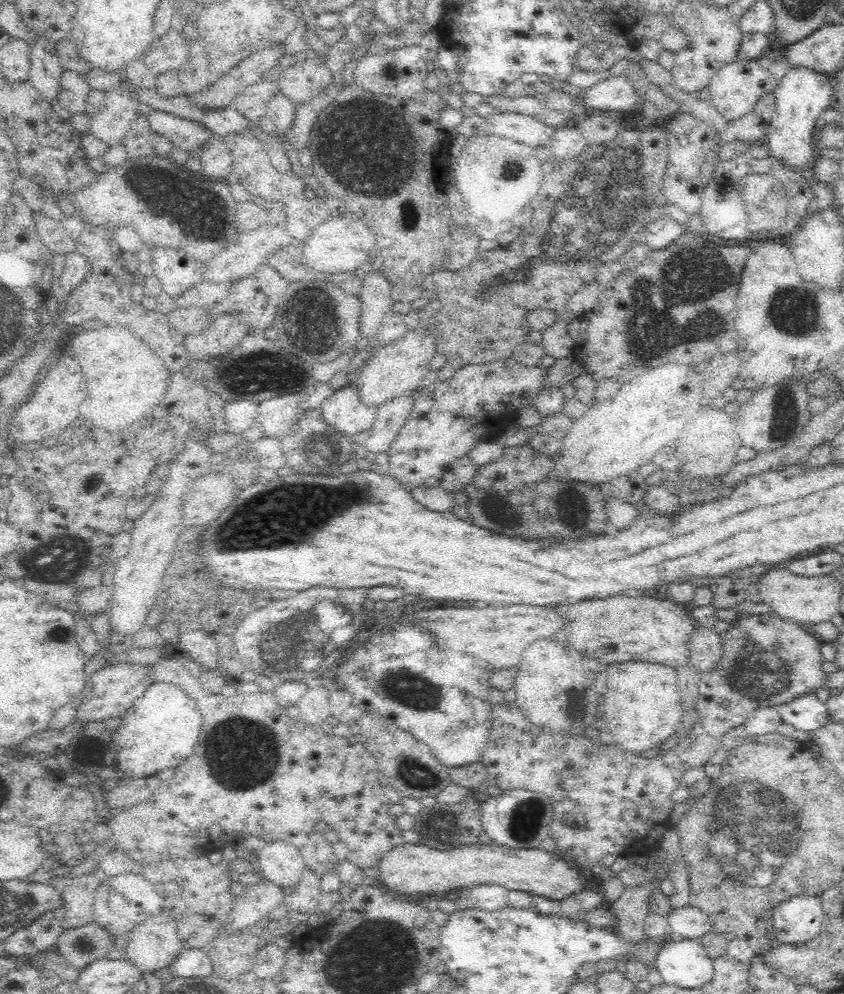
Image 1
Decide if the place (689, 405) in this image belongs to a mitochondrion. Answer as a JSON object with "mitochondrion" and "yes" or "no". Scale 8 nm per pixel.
{"mitochondrion":"no"}

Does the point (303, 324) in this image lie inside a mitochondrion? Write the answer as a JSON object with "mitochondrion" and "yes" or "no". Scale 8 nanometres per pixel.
{"mitochondrion":"yes"}

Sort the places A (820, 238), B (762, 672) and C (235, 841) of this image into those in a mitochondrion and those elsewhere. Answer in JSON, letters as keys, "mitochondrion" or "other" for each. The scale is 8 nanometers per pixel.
{"A":"other","B":"mitochondrion","C":"other"}

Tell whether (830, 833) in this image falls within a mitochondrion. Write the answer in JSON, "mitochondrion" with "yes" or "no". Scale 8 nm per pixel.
{"mitochondrion":"no"}

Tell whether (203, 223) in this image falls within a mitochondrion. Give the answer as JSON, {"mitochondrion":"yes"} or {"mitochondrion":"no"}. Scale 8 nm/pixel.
{"mitochondrion":"yes"}

